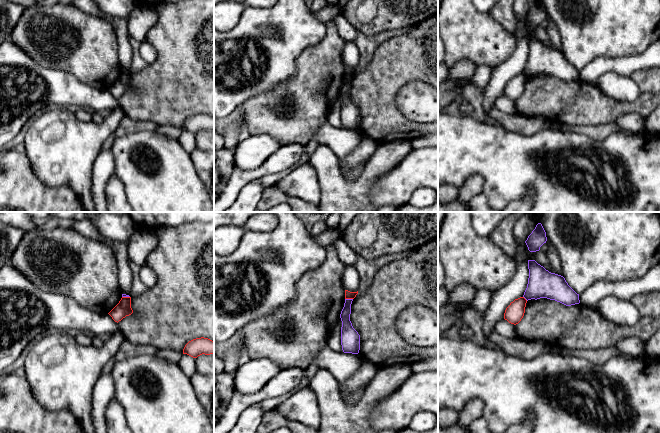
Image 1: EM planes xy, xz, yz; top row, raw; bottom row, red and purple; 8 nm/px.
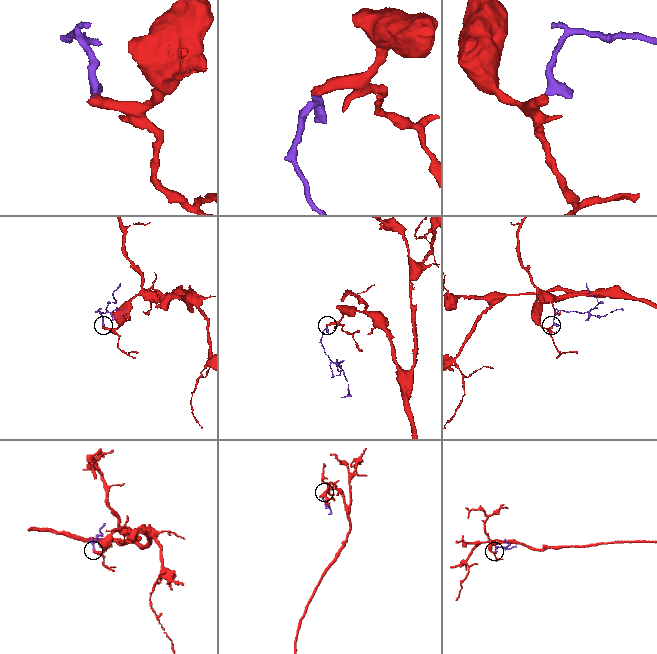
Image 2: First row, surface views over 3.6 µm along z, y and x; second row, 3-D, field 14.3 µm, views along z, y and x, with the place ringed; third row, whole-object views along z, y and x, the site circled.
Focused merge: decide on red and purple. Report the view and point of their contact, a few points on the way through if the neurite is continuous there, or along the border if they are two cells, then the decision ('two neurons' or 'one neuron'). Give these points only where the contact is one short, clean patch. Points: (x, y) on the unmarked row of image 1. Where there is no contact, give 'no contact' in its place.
contact xz (349, 74); border xz (345, 74), (352, 75); two neurons

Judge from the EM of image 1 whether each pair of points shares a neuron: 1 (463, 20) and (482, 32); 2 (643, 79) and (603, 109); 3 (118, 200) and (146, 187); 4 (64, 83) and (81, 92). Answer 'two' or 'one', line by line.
1: one
2: two
3: two
4: one

